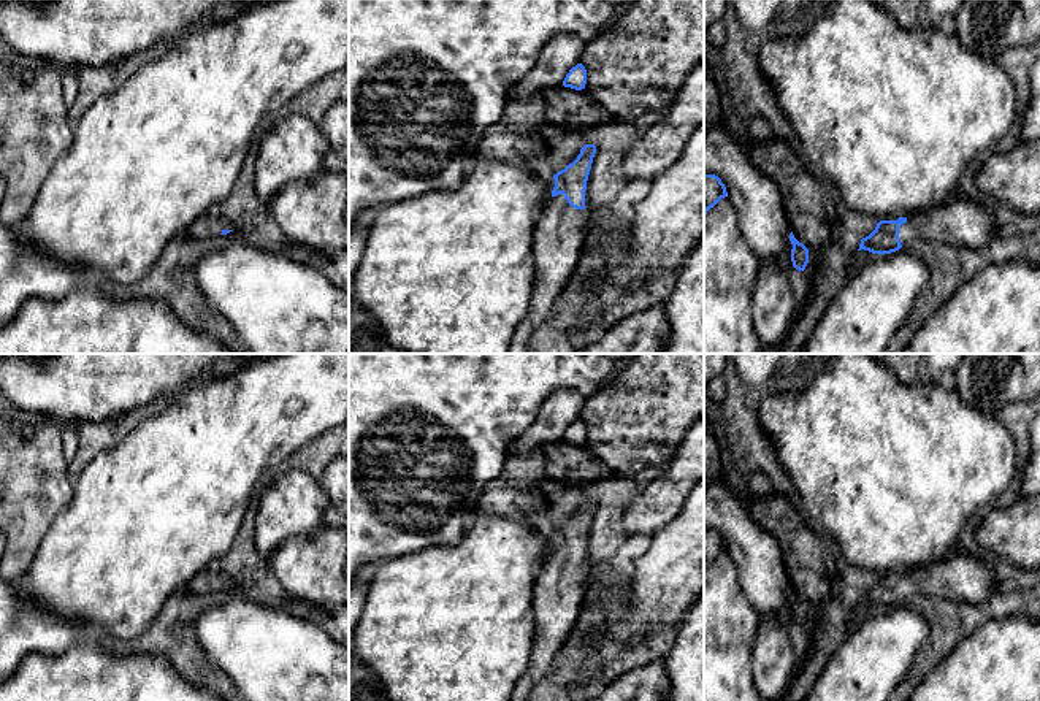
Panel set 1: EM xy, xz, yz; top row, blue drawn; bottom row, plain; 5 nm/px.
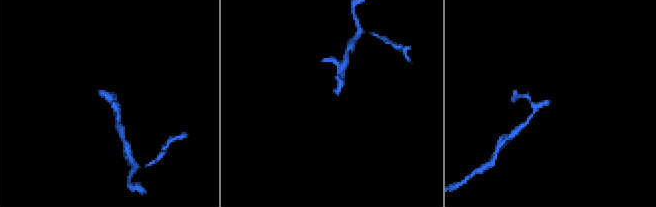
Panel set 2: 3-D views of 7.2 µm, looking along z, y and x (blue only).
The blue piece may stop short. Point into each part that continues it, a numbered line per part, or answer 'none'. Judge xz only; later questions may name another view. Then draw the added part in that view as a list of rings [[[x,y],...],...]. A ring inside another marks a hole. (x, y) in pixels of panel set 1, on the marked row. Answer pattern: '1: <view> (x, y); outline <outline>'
1: xz (558, 241); outline [[[563,193],[553,197],[534,228],[534,290],[528,314],[518,324],[509,354],[530,354],[528,341],[550,319],[585,247],[587,211],[572,208]]]

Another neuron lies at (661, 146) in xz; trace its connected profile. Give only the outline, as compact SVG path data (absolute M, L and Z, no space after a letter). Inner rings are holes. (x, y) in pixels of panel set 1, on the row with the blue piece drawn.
M704 59L688 73L664 117L626 154L626 181L652 181L675 163L693 132L704 124Z

